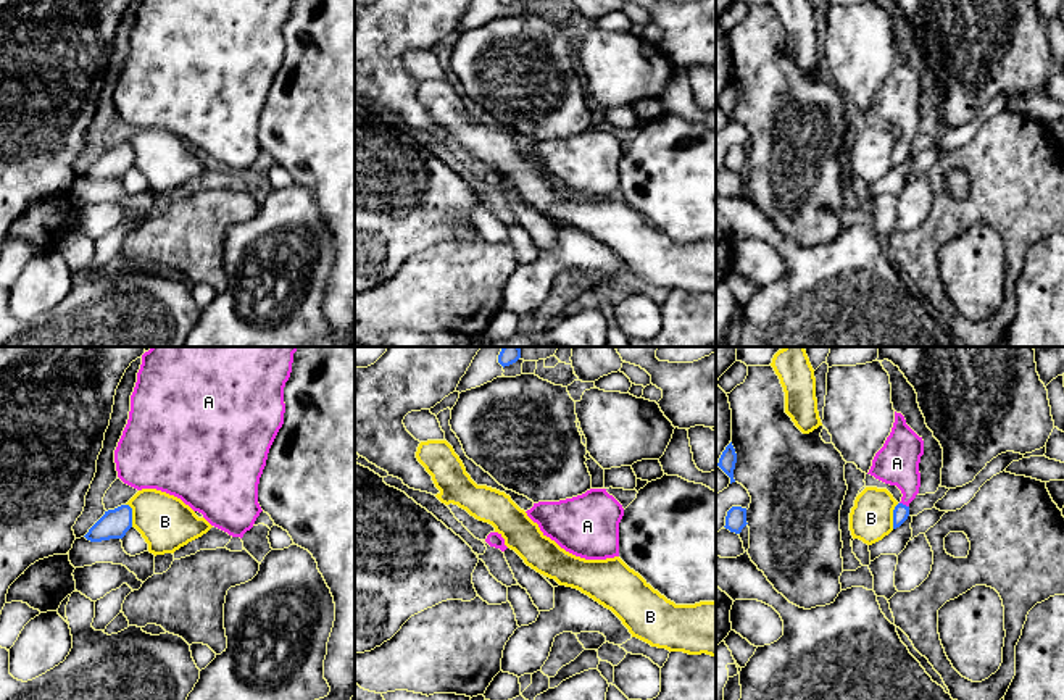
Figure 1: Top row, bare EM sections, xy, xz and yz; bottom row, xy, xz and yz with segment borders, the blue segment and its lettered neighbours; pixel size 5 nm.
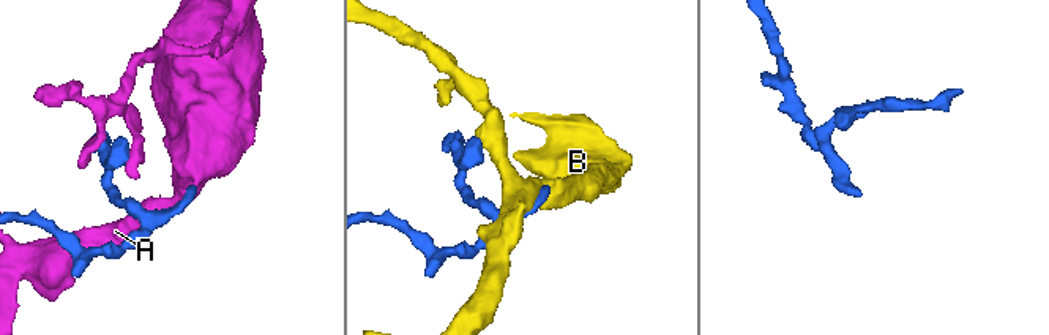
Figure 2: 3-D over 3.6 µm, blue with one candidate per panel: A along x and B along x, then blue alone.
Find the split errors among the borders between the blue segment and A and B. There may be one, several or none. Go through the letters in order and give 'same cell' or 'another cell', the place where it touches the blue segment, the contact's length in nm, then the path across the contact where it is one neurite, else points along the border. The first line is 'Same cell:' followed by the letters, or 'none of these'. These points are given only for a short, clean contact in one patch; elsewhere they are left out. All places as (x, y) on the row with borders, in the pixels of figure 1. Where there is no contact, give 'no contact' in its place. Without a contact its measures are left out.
Same cell: A
A: same cell; meets blue in yz at (905, 505); contact 50 nm long; runs through yz (901, 512), (905, 505), (906, 476), (897, 463)
B: another cell; meets blue in yz at (893, 516); contact 130 nm long

